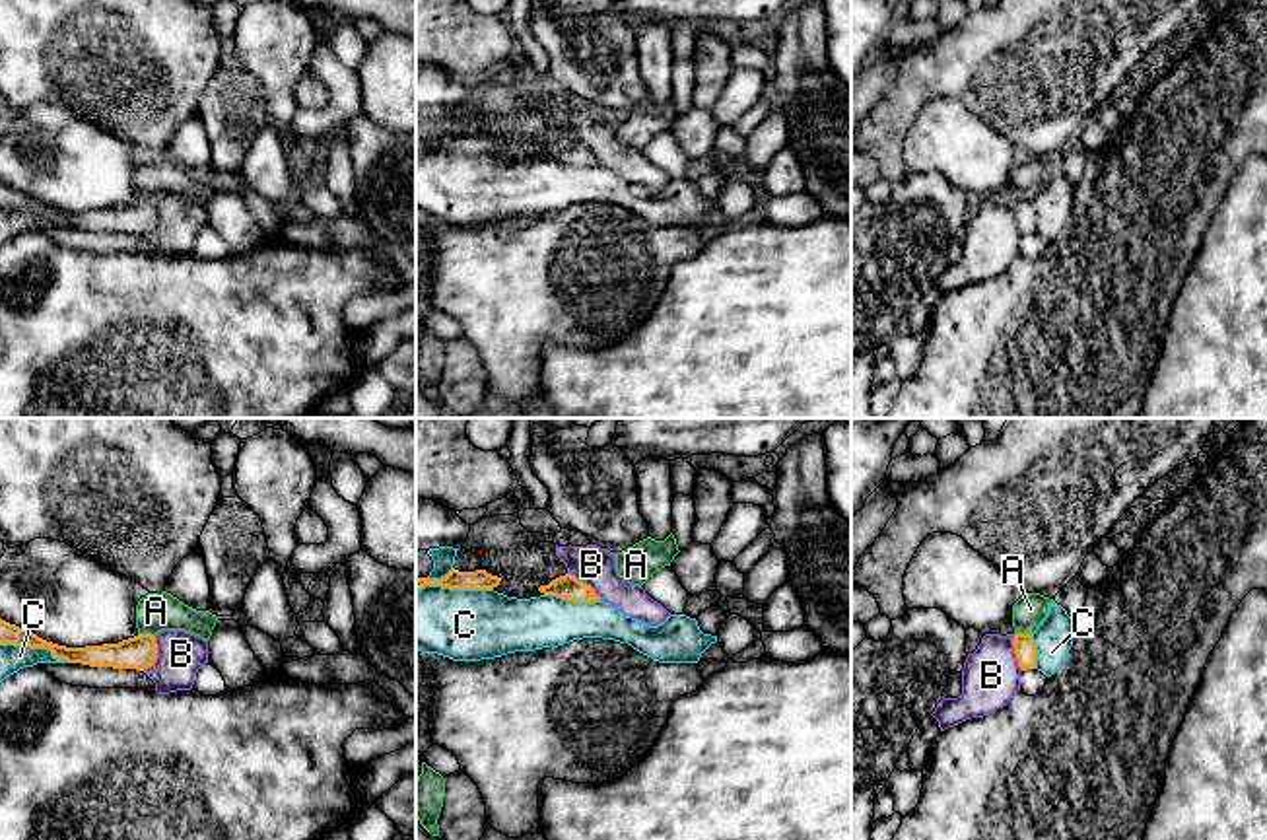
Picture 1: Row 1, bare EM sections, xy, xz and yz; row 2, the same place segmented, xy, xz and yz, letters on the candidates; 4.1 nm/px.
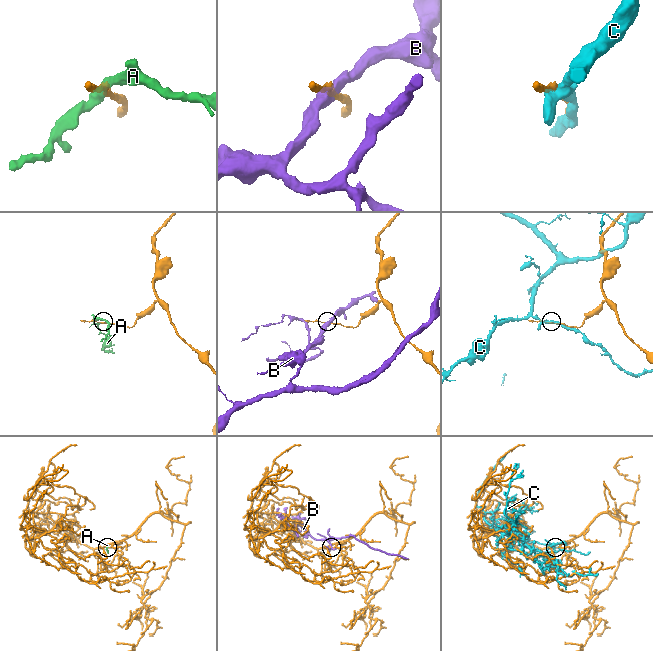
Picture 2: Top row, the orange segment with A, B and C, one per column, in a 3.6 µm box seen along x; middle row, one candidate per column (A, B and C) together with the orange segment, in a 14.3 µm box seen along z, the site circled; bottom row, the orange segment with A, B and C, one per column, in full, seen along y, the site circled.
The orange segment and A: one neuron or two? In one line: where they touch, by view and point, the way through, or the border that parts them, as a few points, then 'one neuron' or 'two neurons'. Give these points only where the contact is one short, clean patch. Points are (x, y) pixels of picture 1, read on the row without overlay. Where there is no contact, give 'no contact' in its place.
xy (146, 199) | two neurons

